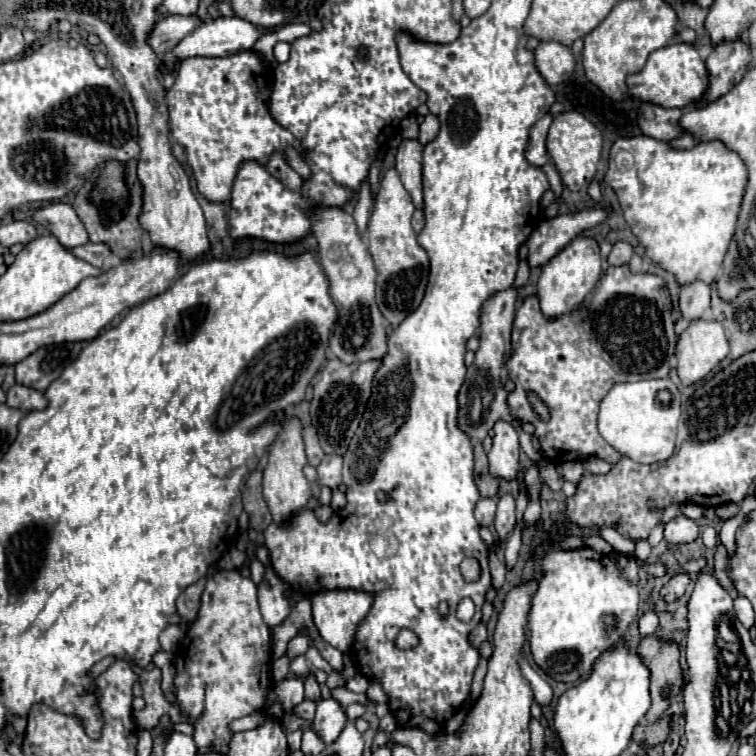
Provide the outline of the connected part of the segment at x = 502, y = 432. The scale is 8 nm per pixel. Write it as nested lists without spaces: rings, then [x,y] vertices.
[[[498,420],[494,424],[494,444],[488,452],[490,460],[490,472],[498,478],[514,480],[520,468],[520,444],[518,444],[518,432],[516,428],[506,422]]]

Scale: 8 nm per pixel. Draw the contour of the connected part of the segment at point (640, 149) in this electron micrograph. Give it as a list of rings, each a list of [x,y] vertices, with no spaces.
[[[650,136],[618,138],[610,150],[610,166],[604,182],[614,188],[622,204],[624,218],[634,236],[638,236],[646,248],[646,254],[664,270],[672,272],[680,284],[688,284],[690,280],[704,280],[710,284],[718,276],[736,232],[736,222],[748,184],[748,168],[738,152],[732,152],[720,140],[700,142],[690,150],[682,150]]]

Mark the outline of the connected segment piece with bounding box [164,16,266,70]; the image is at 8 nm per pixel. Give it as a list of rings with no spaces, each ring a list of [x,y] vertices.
[[[220,16],[216,20],[202,22],[186,40],[182,40],[170,54],[164,56],[166,60],[166,70],[172,68],[176,58],[186,58],[186,56],[232,56],[234,52],[242,52],[246,48],[252,48],[256,40],[264,34],[266,30],[240,18],[240,16]]]

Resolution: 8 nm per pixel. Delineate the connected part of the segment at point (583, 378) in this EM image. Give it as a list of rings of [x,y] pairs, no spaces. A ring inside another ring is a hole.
[[[622,264],[610,266],[584,304],[568,314],[546,318],[538,302],[538,296],[528,296],[516,310],[512,354],[508,360],[508,376],[516,384],[508,394],[510,414],[520,424],[530,422],[536,426],[534,436],[540,442],[540,450],[554,464],[592,456],[616,464],[622,454],[600,436],[596,428],[598,406],[618,382],[668,376],[676,332],[666,282],[658,274],[634,274],[628,264]],[[628,278],[646,278],[646,284],[628,282]],[[528,390],[536,392],[548,404],[552,414],[548,424],[540,422],[530,410],[526,400]]]

